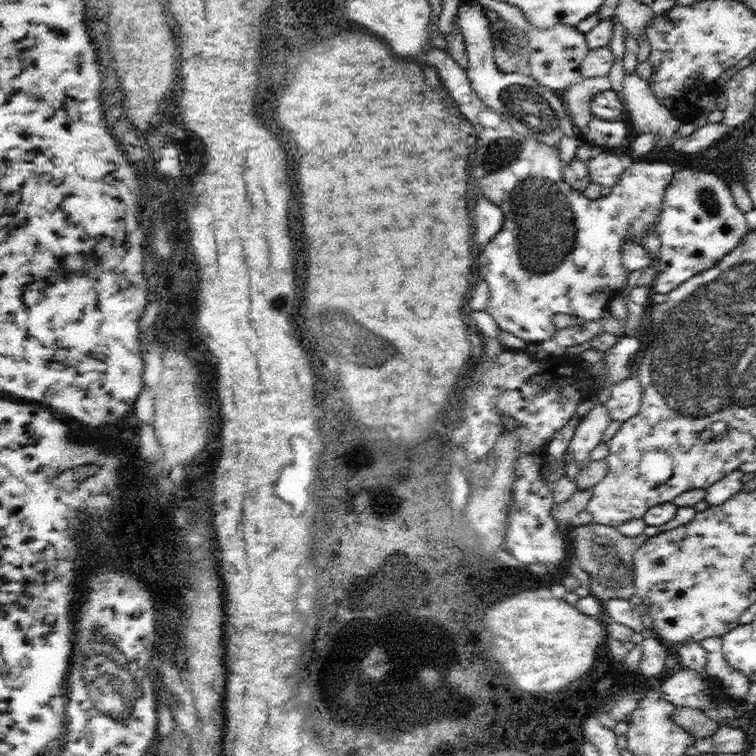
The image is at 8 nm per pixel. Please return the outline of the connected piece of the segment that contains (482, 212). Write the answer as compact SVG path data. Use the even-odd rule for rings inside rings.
M479 198L473 206L473 240L477 242L477 246L485 246L493 240L493 236L497 236L497 232L503 226L503 212L489 200Z

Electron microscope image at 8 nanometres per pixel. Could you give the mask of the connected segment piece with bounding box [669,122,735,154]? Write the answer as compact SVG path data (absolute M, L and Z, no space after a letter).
M705 122L703 126L699 126L691 136L687 138L673 138L669 148L679 152L679 154L695 154L695 152L703 152L709 146L715 146L717 142L729 138L729 132L735 130L735 126L727 126L723 122Z

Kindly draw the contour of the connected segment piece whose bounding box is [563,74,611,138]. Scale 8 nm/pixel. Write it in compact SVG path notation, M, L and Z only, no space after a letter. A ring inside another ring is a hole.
M609 74L607 76L581 78L577 84L571 84L569 88L565 88L563 104L567 106L569 116L575 122L575 130L577 130L579 138L583 138L583 134L587 132L587 128L589 128L589 124L593 120L593 112L591 112L591 106L589 106L589 100L597 92L605 92L605 90L611 90Z

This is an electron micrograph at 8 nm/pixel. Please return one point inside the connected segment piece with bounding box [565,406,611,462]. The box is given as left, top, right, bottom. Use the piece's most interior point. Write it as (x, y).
(588, 433)

